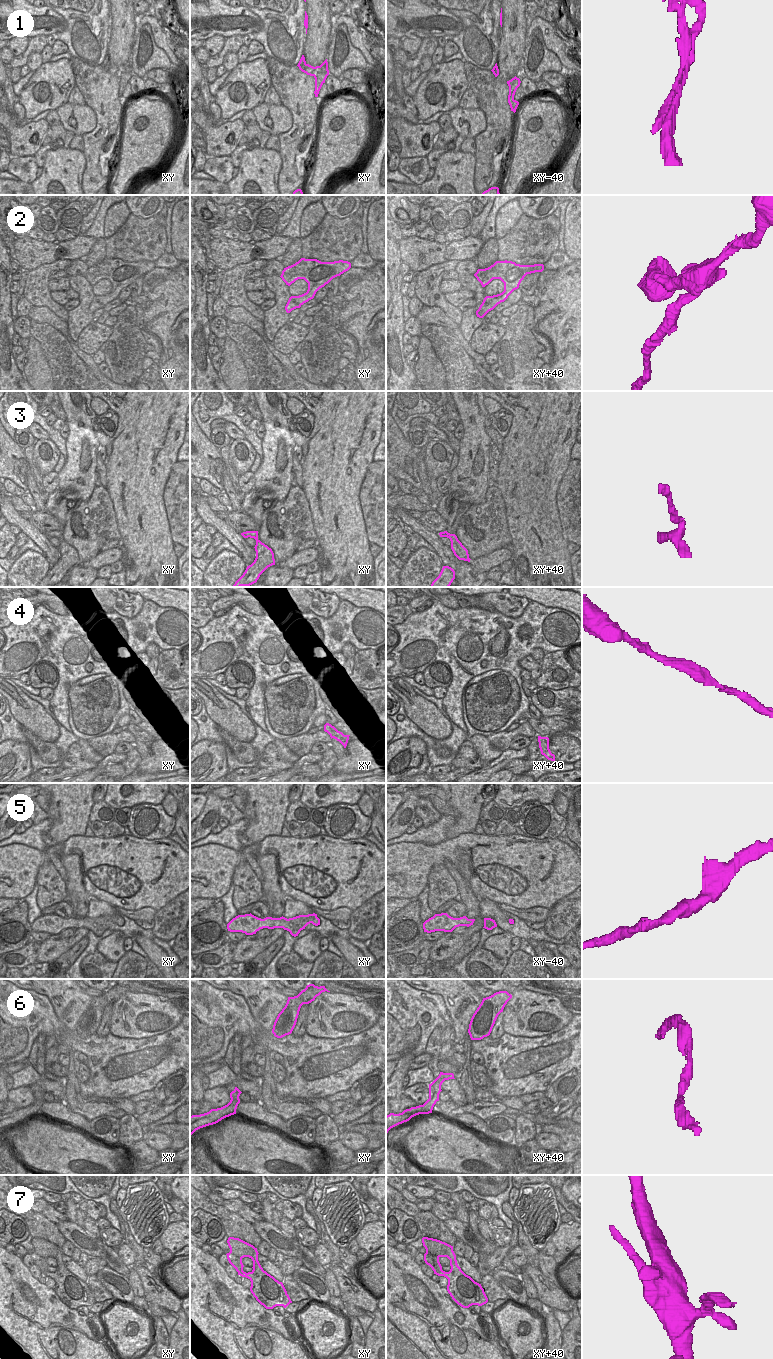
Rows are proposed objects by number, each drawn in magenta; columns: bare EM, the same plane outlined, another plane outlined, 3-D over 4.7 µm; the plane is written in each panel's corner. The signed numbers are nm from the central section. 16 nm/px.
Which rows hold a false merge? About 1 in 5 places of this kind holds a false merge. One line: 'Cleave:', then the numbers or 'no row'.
Cleave: no row

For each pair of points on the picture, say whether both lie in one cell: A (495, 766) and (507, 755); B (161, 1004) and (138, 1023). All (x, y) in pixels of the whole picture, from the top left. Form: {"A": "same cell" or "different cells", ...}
{"A": "same cell", "B": "same cell"}

